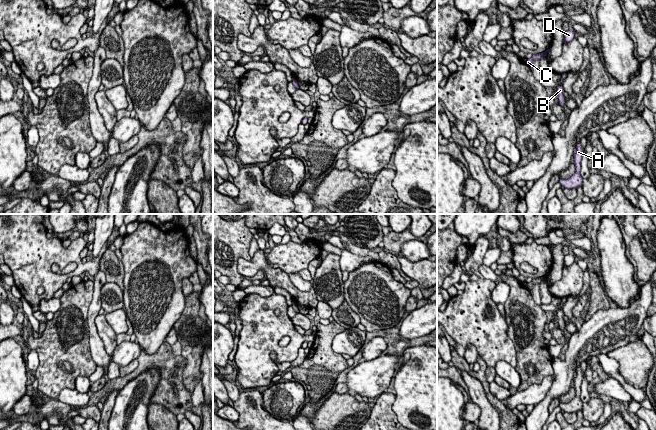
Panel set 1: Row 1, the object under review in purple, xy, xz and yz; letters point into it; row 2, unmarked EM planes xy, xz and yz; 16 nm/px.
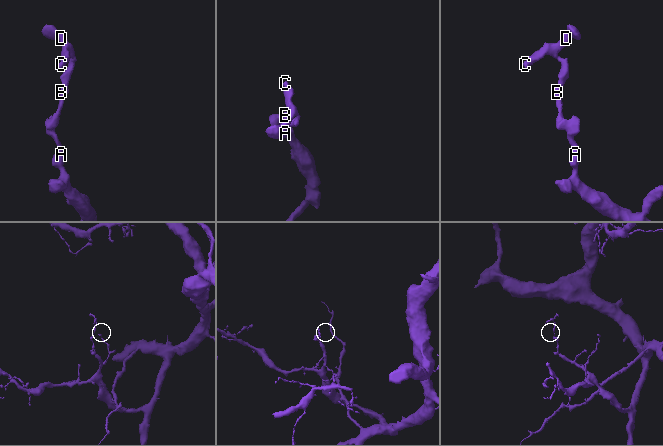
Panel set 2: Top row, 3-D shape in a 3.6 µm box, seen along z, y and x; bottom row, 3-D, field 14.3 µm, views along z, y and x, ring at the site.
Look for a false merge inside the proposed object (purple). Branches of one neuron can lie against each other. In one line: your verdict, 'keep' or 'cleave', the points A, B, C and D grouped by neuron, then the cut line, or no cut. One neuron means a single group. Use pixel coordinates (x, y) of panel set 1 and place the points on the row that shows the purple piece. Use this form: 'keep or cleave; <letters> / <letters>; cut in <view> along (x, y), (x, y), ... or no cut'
keep; A B C D; no cut

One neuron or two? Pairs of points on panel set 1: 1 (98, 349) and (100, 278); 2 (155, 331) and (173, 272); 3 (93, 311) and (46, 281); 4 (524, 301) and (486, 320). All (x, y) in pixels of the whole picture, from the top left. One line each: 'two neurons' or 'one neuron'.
1: one neuron
2: one neuron
3: two neurons
4: two neurons

